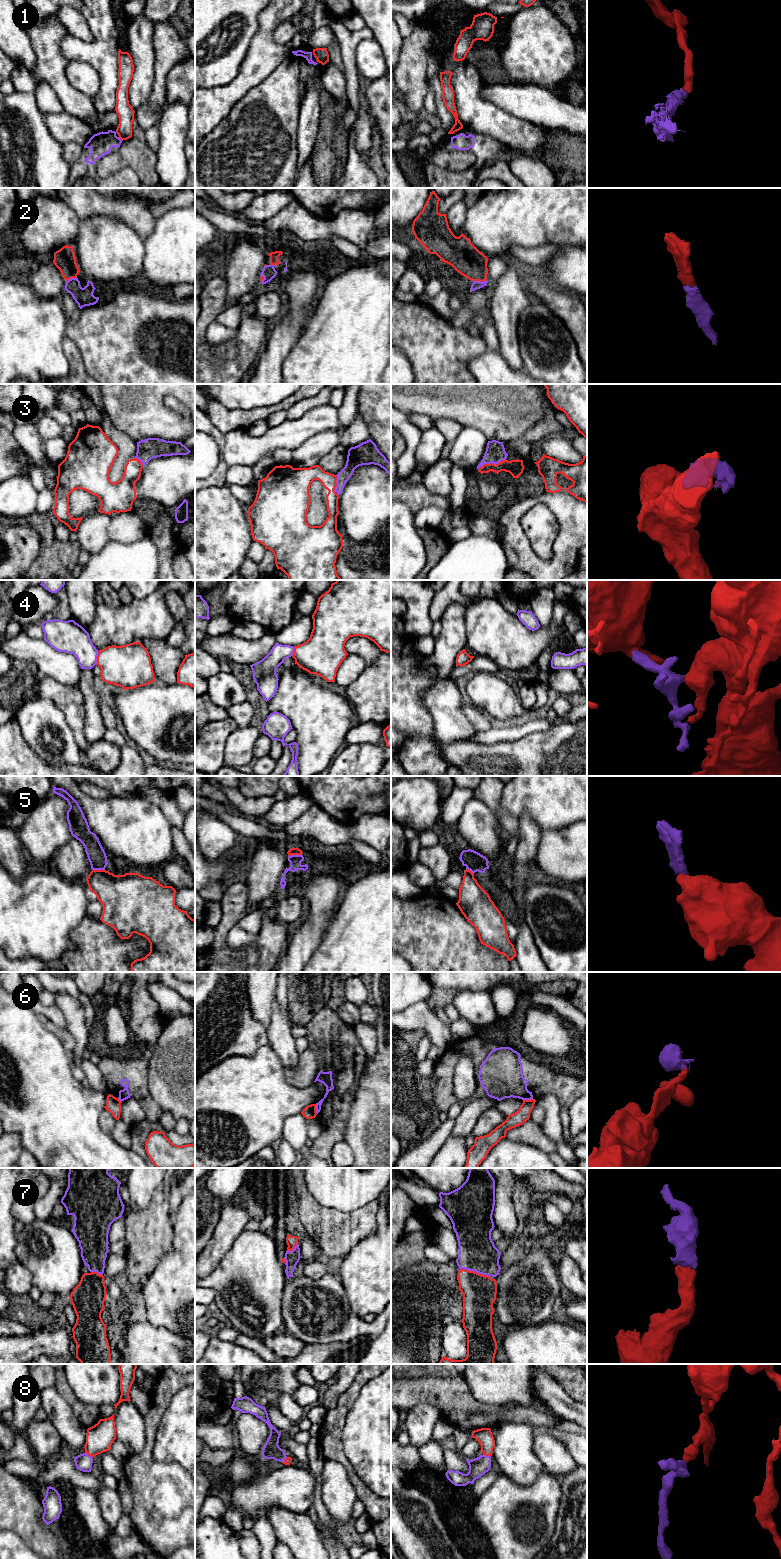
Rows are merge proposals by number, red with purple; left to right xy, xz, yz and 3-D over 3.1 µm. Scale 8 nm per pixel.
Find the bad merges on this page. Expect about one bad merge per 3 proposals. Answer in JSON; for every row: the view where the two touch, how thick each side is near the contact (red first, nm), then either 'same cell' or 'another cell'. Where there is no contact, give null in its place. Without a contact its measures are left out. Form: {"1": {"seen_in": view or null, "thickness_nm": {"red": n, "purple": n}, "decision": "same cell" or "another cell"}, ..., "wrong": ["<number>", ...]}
{"1": {"seen_in": "xy", "thickness_nm": {"red": 130, "purple": 180}, "decision": "another cell"}, "2": {"seen_in": "yz", "thickness_nm": {"red": 240, "purple": 70}, "decision": "same cell"}, "3": {"seen_in": "yz", "thickness_nm": {"red": 130, "purple": 160}, "decision": "same cell"}, "4": {"seen_in": "xy", "thickness_nm": {"red": 340, "purple": 240}, "decision": "same cell"}, "5": {"seen_in": "xz", "thickness_nm": {"red": 60, "purple": 100}, "decision": "another cell"}, "6": {"seen_in": "xz", "thickness_nm": {"red": 110, "purple": 80}, "decision": "another cell"}, "7": {"seen_in": "yz", "thickness_nm": {"red": 280, "purple": 300}, "decision": "same cell"}, "8": {"seen_in": "xy", "thickness_nm": {"red": 220, "purple": 140}, "decision": "same cell"}, "wrong": ["1", "5", "6"]}

